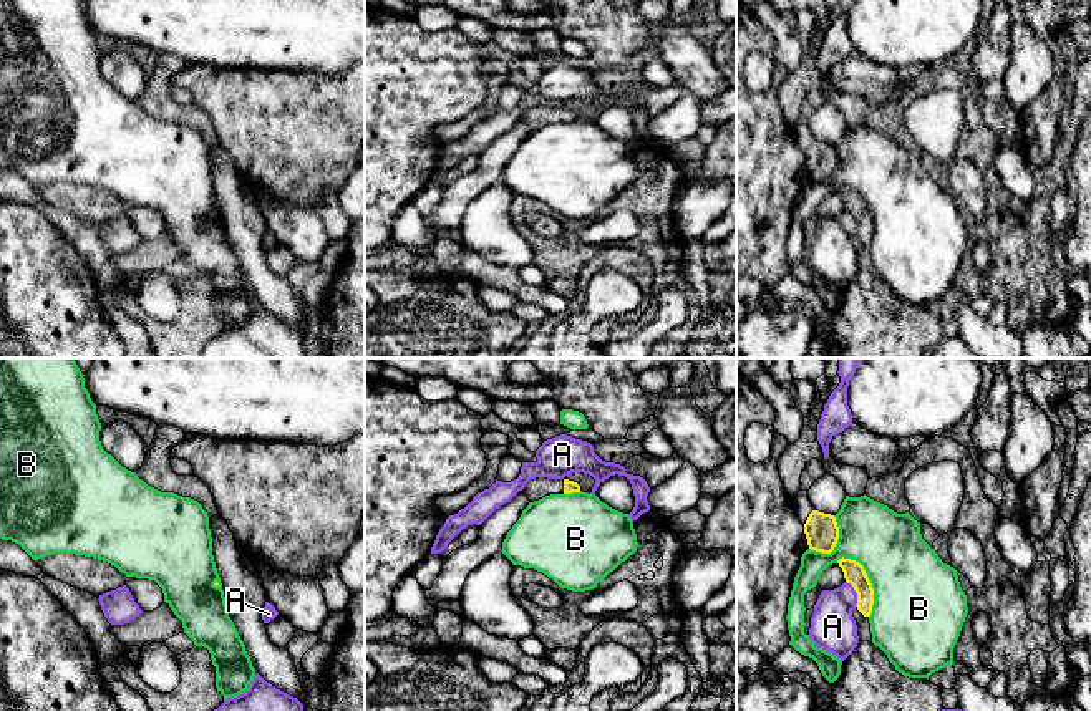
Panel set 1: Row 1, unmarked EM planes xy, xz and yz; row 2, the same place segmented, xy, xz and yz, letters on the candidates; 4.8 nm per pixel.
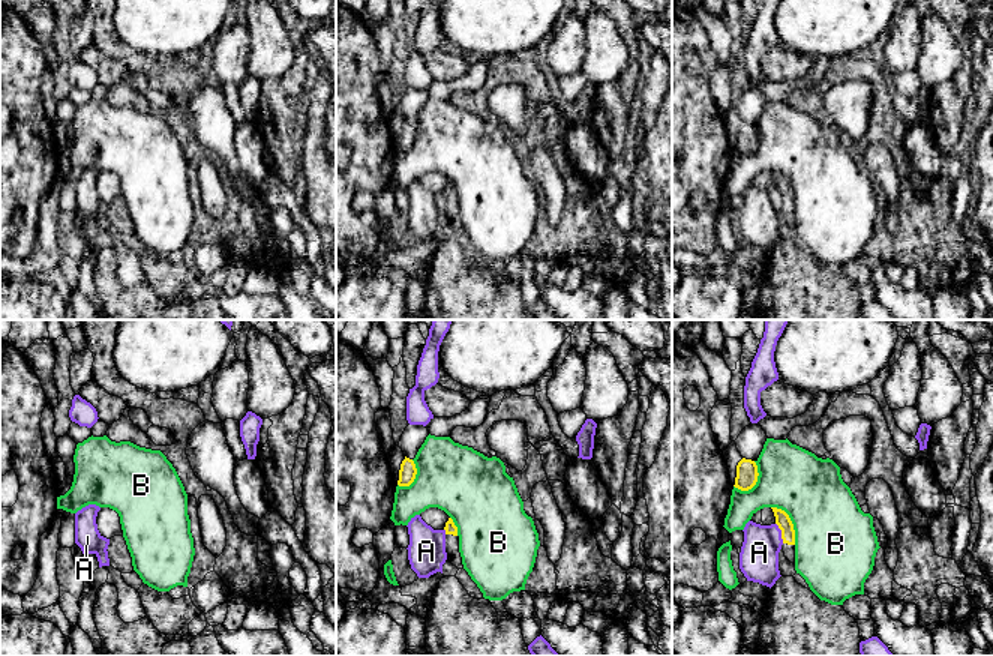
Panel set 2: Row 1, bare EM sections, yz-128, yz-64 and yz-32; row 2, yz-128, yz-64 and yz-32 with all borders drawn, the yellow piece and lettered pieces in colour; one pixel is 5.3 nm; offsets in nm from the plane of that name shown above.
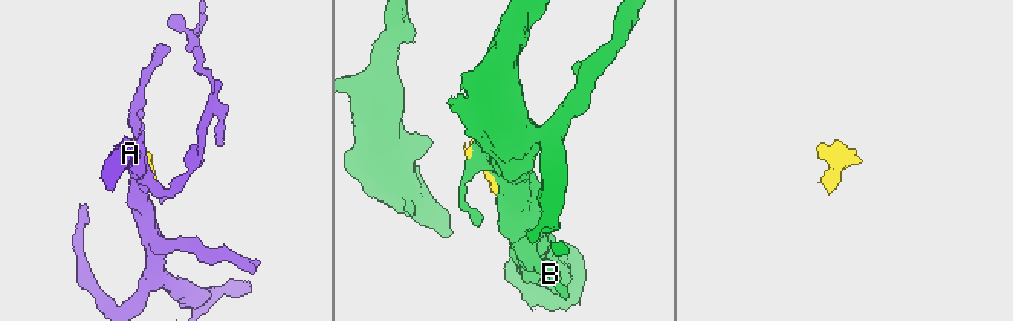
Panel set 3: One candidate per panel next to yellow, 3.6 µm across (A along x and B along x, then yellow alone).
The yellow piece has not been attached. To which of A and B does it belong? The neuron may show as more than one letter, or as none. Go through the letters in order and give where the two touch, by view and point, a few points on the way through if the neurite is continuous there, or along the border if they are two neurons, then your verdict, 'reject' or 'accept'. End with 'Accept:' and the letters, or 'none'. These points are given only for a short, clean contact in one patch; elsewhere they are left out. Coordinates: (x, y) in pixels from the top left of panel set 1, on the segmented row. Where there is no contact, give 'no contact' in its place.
A: yz (856, 592) | reject
B: yz (869, 582) | reject
Accept: none

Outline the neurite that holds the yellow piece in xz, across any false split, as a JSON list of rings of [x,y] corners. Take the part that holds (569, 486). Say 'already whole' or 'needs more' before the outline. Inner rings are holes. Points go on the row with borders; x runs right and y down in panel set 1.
needs more | [[[536,477],[524,486],[522,492],[534,502],[550,494],[580,492],[580,486],[569,479]]]

